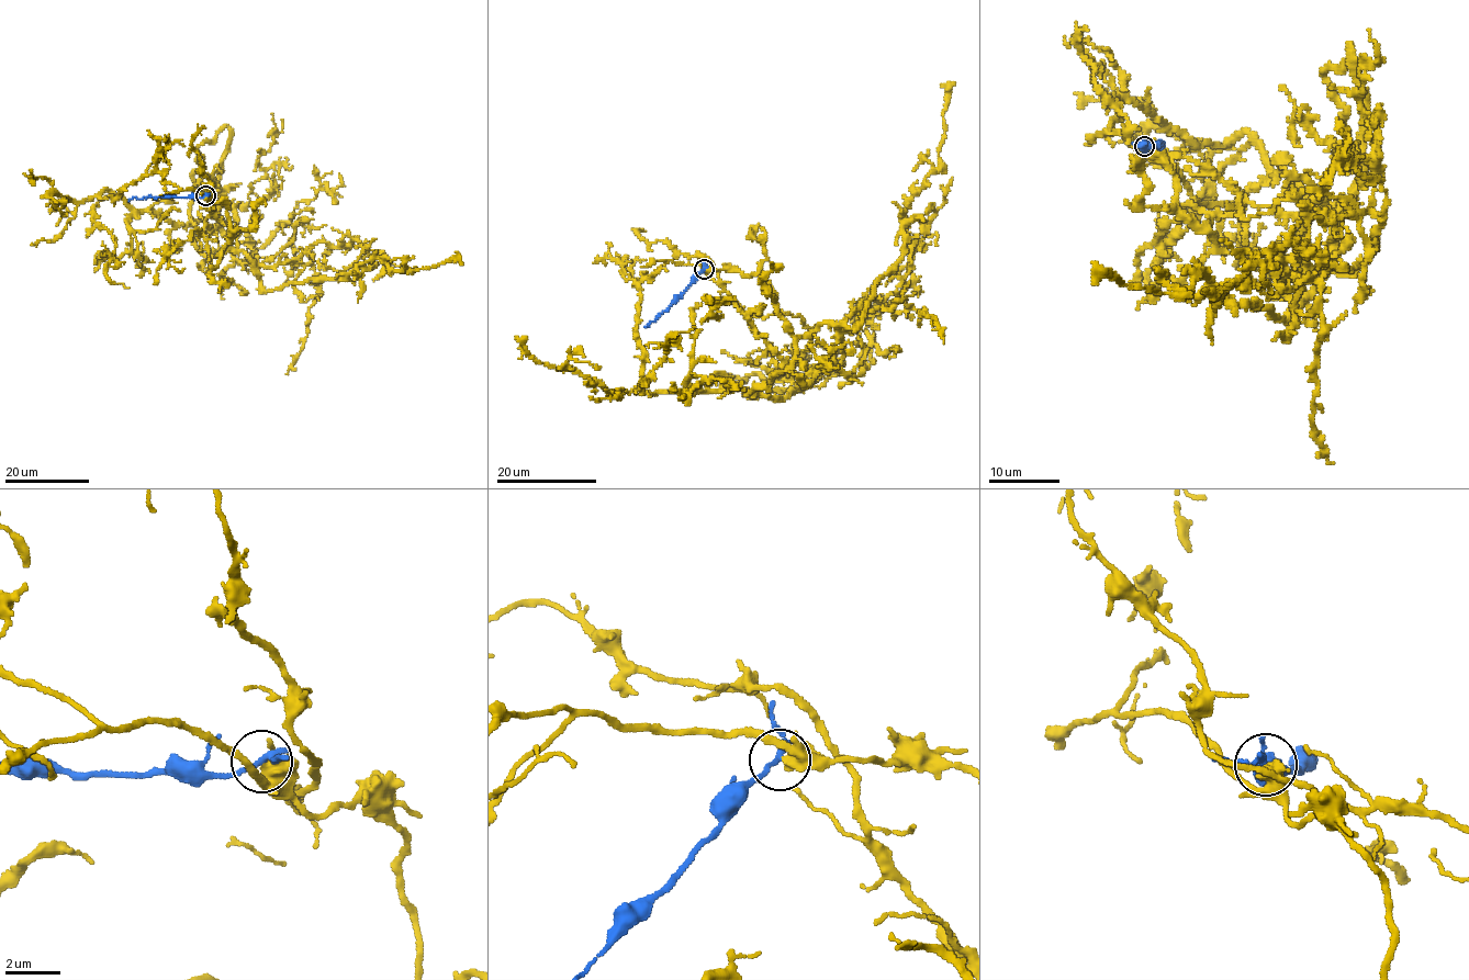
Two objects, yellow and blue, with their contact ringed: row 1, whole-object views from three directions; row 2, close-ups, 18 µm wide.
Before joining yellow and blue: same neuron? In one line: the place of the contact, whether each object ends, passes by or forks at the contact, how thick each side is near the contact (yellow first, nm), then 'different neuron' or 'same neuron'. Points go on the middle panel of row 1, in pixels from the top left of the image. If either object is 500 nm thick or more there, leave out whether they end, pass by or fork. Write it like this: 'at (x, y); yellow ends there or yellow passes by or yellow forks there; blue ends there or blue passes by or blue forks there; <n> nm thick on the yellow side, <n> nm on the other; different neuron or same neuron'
at (704, 269); yellow passes by; blue passes by; 420 nm thick on the yellow side, 180 nm on the other; different neuron

